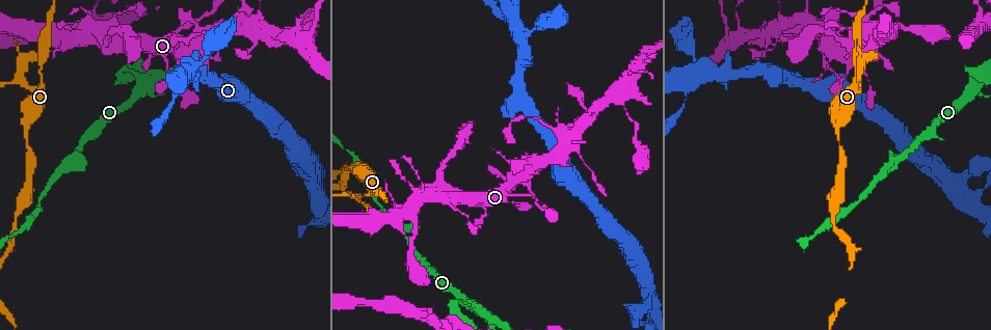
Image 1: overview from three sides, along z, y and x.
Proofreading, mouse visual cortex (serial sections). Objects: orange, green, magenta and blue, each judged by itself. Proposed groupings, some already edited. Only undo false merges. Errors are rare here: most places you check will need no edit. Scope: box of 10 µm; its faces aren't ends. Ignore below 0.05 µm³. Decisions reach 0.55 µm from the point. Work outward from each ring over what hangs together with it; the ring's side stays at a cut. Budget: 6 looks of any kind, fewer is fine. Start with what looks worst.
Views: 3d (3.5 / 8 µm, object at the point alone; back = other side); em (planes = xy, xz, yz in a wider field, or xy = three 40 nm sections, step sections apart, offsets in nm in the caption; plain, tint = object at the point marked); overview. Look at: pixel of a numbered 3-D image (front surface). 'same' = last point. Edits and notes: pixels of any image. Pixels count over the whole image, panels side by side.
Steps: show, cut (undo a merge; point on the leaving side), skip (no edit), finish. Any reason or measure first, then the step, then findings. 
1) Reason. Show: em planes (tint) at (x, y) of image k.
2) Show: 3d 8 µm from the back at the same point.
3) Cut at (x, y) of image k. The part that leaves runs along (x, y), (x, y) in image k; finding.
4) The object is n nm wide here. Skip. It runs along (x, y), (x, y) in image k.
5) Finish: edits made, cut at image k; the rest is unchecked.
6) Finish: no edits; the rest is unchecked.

Three arms meet. Show: 3d 8 µm at (456, 300) of image 1.

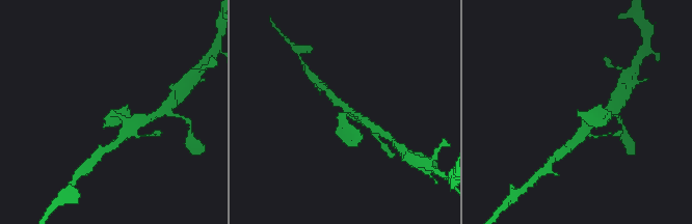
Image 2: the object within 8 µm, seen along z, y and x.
Show: 3d 3.5 µm at the same point.

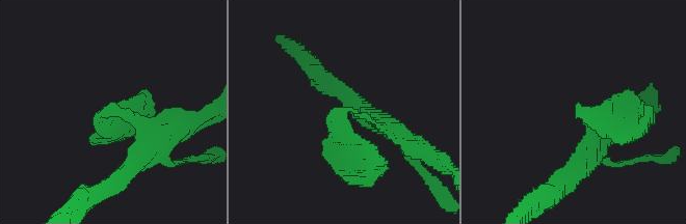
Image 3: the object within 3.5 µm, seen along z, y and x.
3 arms meet here; the arms are 250, 250, 300 nm wide; need the tissue. Show: em xy step 3 (tint) at (579, 108) of image 3.

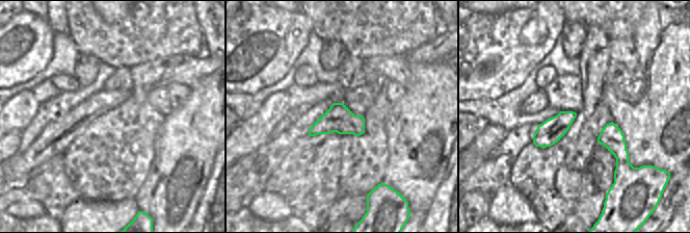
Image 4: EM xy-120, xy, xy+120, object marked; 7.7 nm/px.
Skip. It runs along (375, 118), (338, 118), (363, 161) in image 3; continuous, no second cell.

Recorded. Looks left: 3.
Three arms meet. Show: 3d 3.5 µm at (762, 33) of image 1.

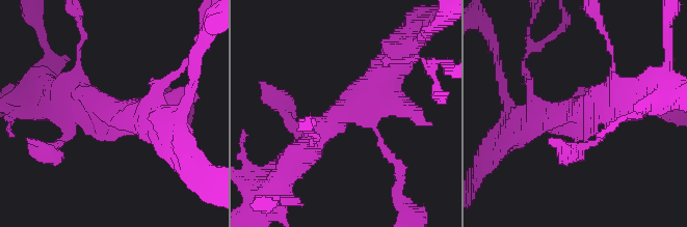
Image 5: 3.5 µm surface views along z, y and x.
Show: em xy step 2 (tint) at (130, 113) of image 5.

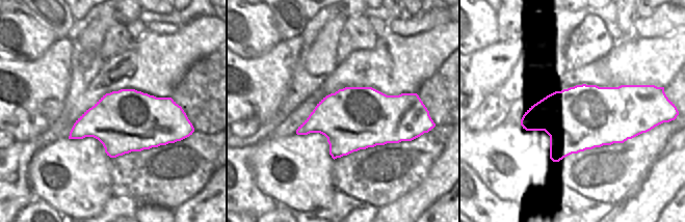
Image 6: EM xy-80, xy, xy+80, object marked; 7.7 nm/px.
Skip. It runs along (308, 148), (362, 111), (397, 53) in image 5; continuous, no second cell.

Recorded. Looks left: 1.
Finish: no edits; the rest is unchecked.

